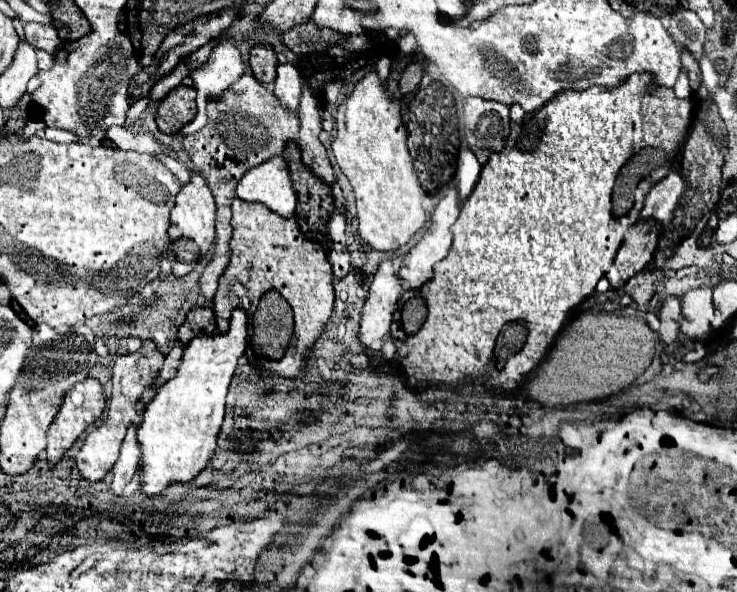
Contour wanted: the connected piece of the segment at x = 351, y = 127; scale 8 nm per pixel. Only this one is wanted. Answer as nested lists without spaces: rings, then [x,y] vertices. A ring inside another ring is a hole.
[[[369,72],[359,80],[353,92],[339,104],[335,130],[337,136],[331,148],[341,172],[355,192],[359,236],[375,250],[395,250],[407,244],[427,222],[421,204],[423,188],[407,148],[407,128],[403,124],[401,104],[387,92],[377,72]]]

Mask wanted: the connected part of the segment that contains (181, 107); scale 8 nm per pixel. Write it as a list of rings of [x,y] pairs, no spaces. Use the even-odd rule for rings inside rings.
[[[179,84],[159,102],[155,120],[161,132],[175,134],[179,132],[179,128],[183,128],[195,118],[195,112],[195,88]]]

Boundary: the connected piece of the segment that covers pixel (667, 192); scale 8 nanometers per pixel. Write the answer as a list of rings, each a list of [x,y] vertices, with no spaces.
[[[679,172],[667,174],[661,182],[657,182],[649,190],[645,206],[641,210],[641,218],[655,218],[661,224],[667,224],[673,218],[673,210],[677,208],[683,192],[685,192],[685,178]]]

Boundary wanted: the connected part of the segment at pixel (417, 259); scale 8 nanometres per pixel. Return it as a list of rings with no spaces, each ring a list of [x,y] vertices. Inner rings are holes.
[[[451,186],[449,192],[445,194],[445,198],[441,198],[441,202],[435,206],[435,210],[431,214],[431,220],[429,220],[429,226],[425,228],[423,236],[417,240],[417,244],[403,258],[403,264],[399,268],[399,276],[405,280],[405,286],[407,288],[413,288],[415,290],[421,284],[425,284],[433,276],[433,266],[441,258],[445,258],[445,254],[449,252],[449,246],[451,246],[451,224],[457,220],[459,208],[461,208],[459,192],[457,192],[455,186]]]

